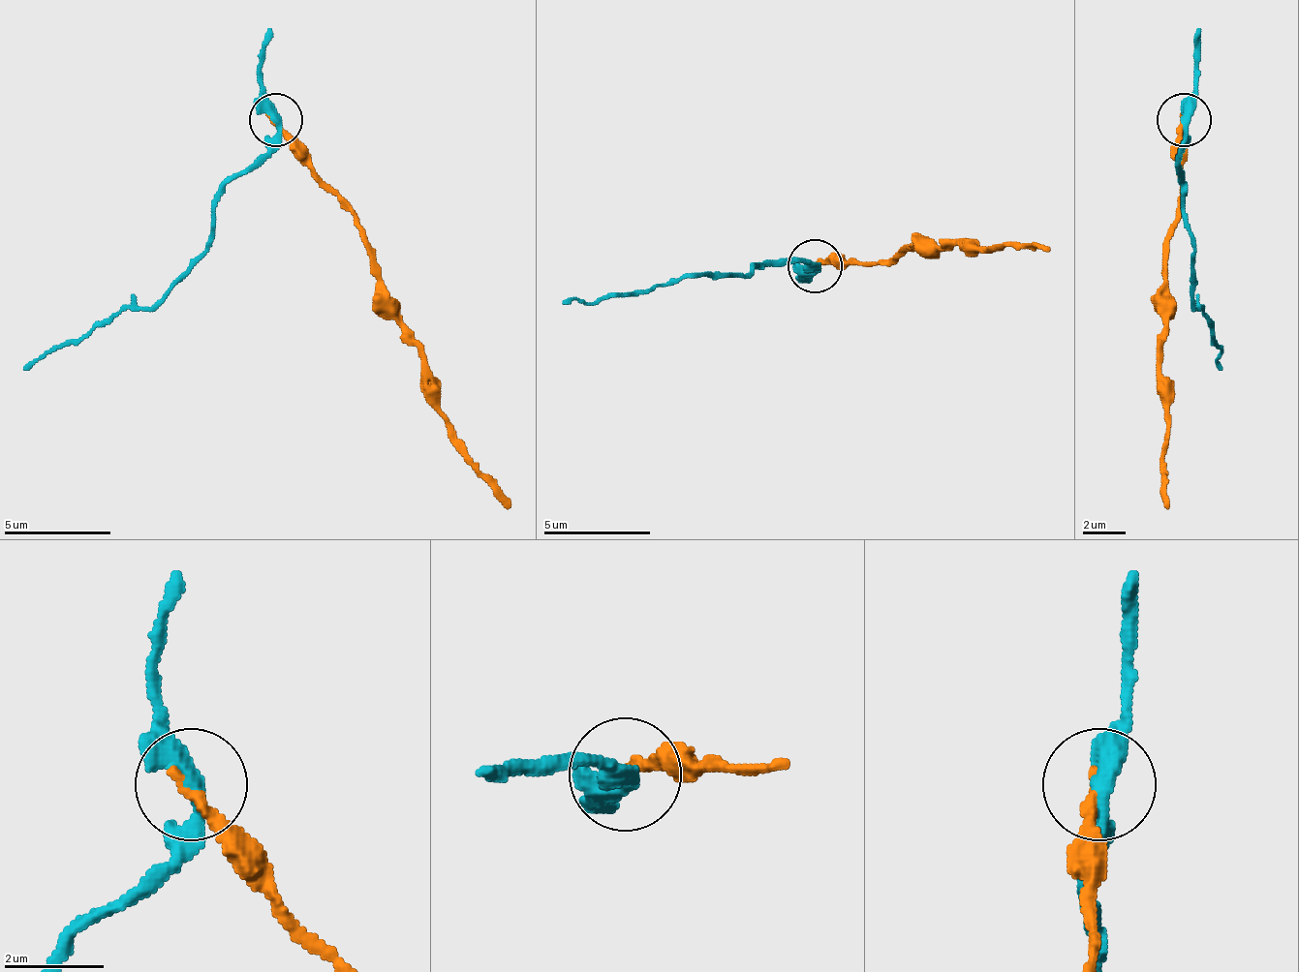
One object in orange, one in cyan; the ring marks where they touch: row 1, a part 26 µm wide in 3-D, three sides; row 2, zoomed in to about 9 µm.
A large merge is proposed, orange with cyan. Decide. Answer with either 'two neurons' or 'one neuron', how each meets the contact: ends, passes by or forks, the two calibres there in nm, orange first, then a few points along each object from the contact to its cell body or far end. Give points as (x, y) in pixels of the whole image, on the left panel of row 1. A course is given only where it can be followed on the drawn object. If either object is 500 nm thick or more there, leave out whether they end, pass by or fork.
two neurons; orange ends; cyan passes by; calibres 240 and 380 nm; course orange (274, 118), (360, 231), (377, 301), (419, 349), (425, 403), (506, 510); course cyan (274, 118), (274, 145), (231, 183), (204, 253), (156, 301), (44, 349), (22, 371)

